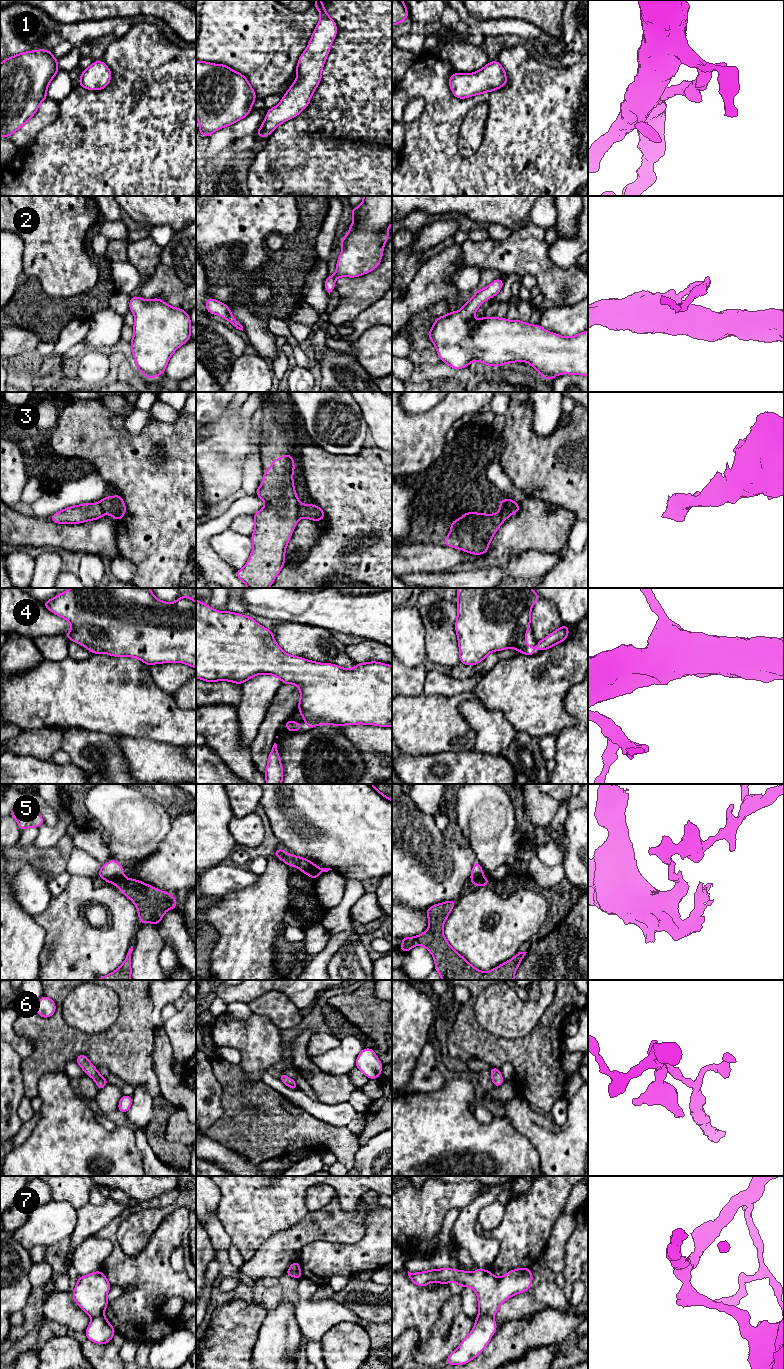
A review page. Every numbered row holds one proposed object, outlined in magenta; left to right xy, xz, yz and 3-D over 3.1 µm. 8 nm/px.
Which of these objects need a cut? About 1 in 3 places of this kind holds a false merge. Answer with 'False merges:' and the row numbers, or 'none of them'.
False merges: 3, 5, 7

